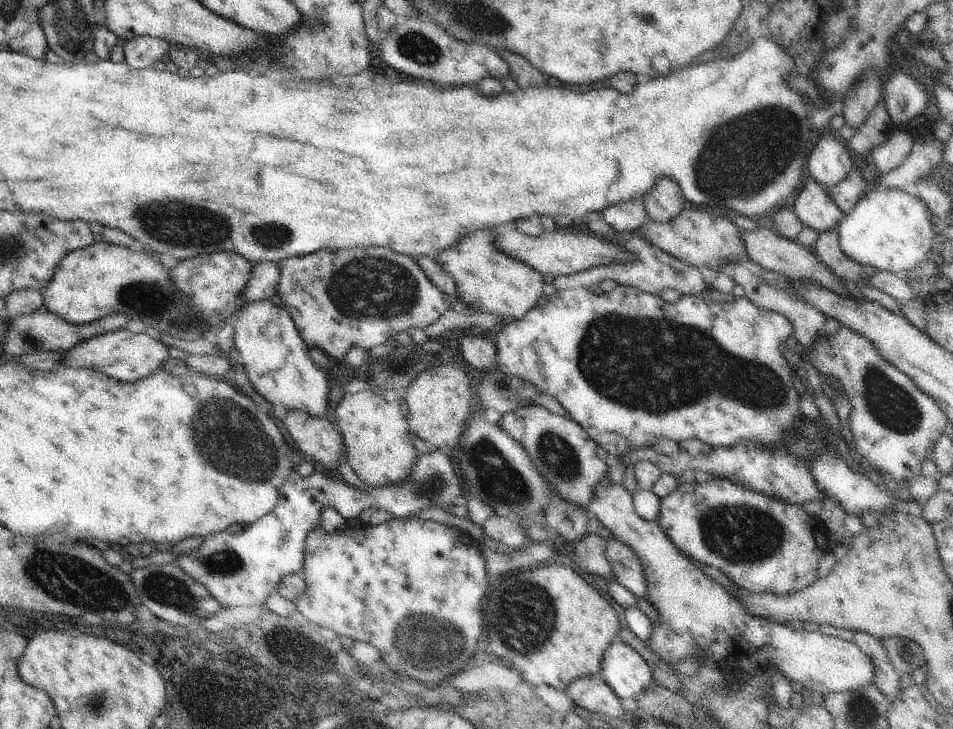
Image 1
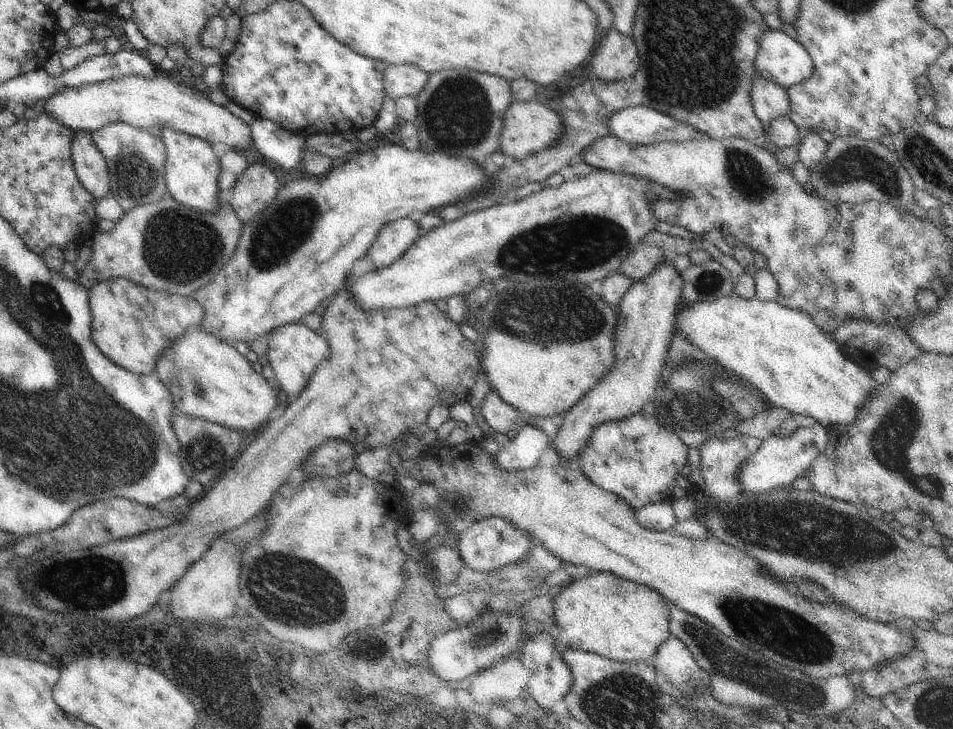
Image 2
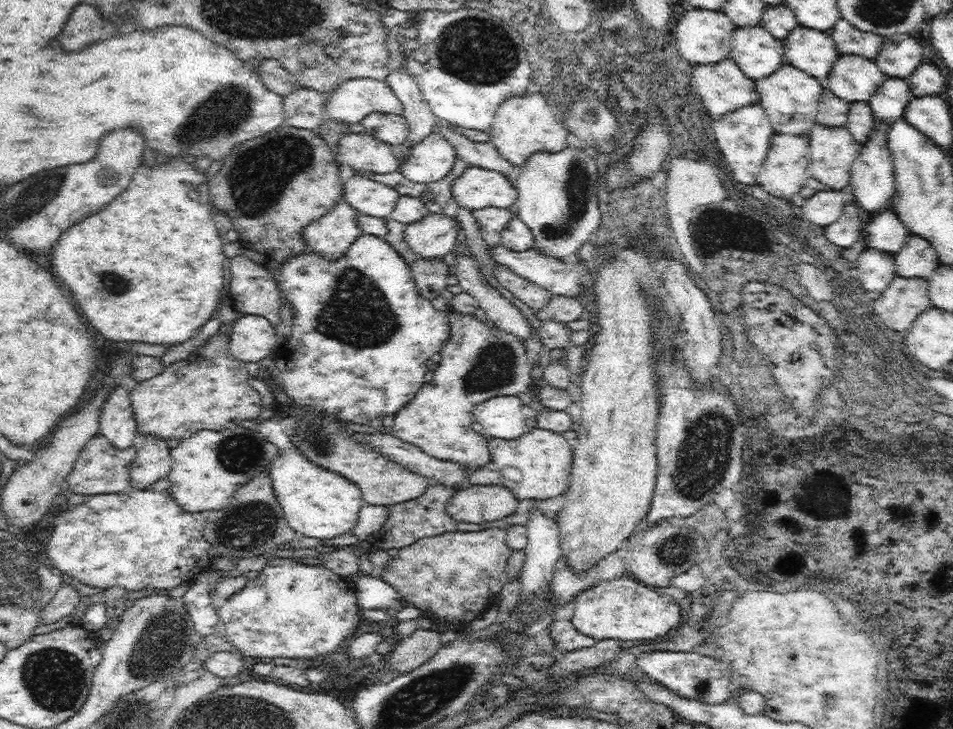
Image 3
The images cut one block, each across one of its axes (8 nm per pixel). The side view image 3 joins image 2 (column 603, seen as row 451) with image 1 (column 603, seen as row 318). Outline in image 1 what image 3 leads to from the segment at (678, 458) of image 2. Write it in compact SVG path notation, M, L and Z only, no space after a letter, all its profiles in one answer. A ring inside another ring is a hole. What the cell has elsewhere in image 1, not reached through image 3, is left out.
M528 405L497 417L497 425L507 431L520 446L535 469L553 489L555 498L574 507L587 508L595 492L607 482L608 451L594 442L572 419L550 413L538 405Z

